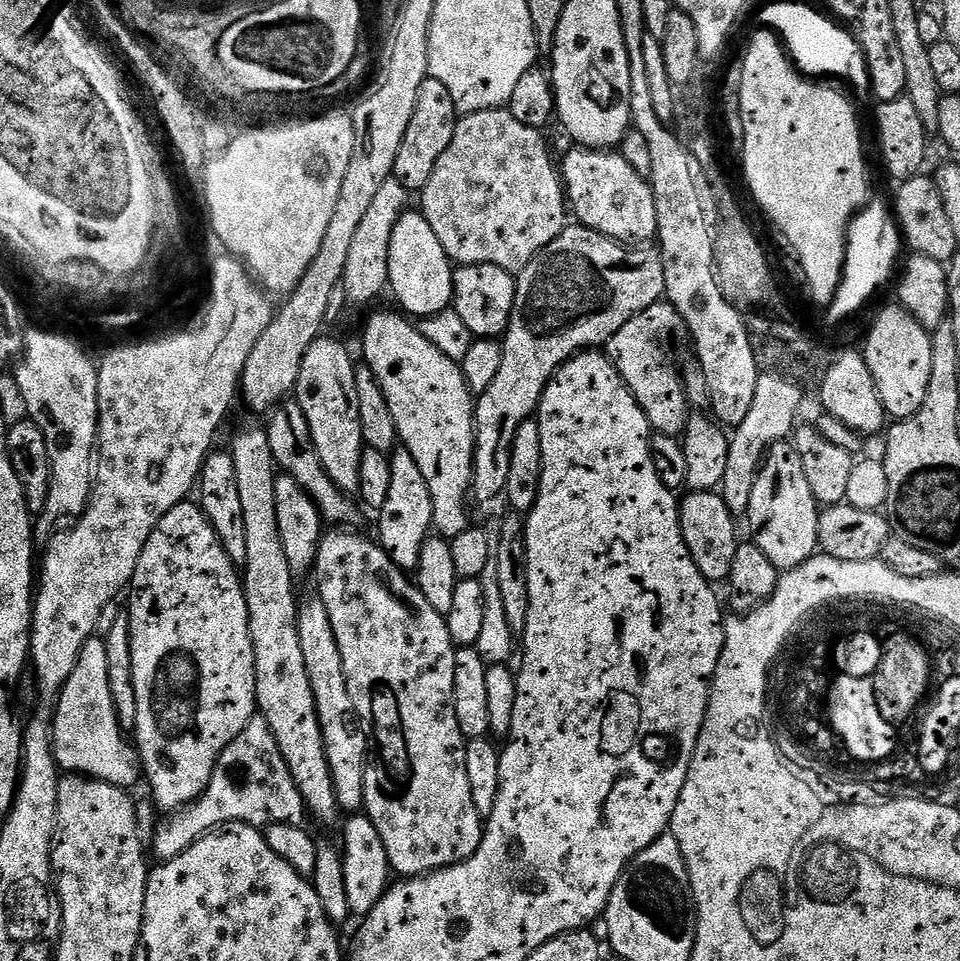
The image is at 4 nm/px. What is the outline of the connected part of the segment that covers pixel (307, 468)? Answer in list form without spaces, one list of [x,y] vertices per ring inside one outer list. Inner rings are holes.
[[[295,402],[277,404],[267,417],[266,427],[270,438],[270,450],[274,450],[277,469],[283,475],[294,478],[298,482],[298,486],[302,486],[302,490],[306,490],[306,494],[310,494],[310,498],[318,506],[321,516],[329,525],[356,526],[360,520],[361,509],[349,493],[343,492],[332,481],[330,474],[322,466],[322,458],[318,458],[310,434],[310,422],[306,422],[306,414],[302,414],[302,406]]]

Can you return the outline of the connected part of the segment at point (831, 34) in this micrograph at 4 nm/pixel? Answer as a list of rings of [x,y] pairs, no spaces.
[[[772,4],[769,8],[764,8],[760,12],[761,25],[775,30],[781,41],[786,45],[795,67],[801,73],[812,78],[828,78],[824,76],[845,76],[854,87],[860,92],[867,93],[870,85],[868,82],[868,65],[864,63],[864,54],[860,50],[860,45],[851,31],[843,32],[839,28],[841,25],[835,19],[827,20],[820,12],[815,12],[812,8],[807,8],[804,4]]]

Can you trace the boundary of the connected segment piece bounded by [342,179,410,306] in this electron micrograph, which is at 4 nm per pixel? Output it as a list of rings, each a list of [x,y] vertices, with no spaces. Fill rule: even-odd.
[[[397,180],[382,182],[374,202],[368,213],[362,218],[358,230],[354,233],[354,242],[350,246],[350,254],[346,258],[343,287],[349,305],[364,304],[375,296],[380,296],[389,287],[388,271],[390,270],[390,234],[394,234],[394,226],[398,226],[398,218],[409,211],[410,194],[406,186]]]

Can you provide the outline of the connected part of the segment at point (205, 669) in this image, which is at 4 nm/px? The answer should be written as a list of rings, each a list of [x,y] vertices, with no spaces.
[[[185,502],[174,506],[162,522],[150,534],[150,542],[146,542],[146,550],[142,550],[142,558],[138,558],[138,566],[134,570],[131,585],[132,597],[128,600],[126,614],[130,618],[130,638],[132,639],[132,657],[134,658],[134,694],[138,694],[138,718],[134,729],[134,744],[140,753],[140,762],[146,784],[152,787],[152,796],[167,810],[179,810],[199,799],[206,790],[212,775],[216,770],[216,763],[221,754],[246,730],[246,726],[257,715],[256,707],[256,679],[254,678],[254,646],[250,636],[250,618],[248,617],[248,603],[244,593],[244,582],[237,565],[232,563],[228,552],[222,546],[214,526],[200,509],[199,503]]]

